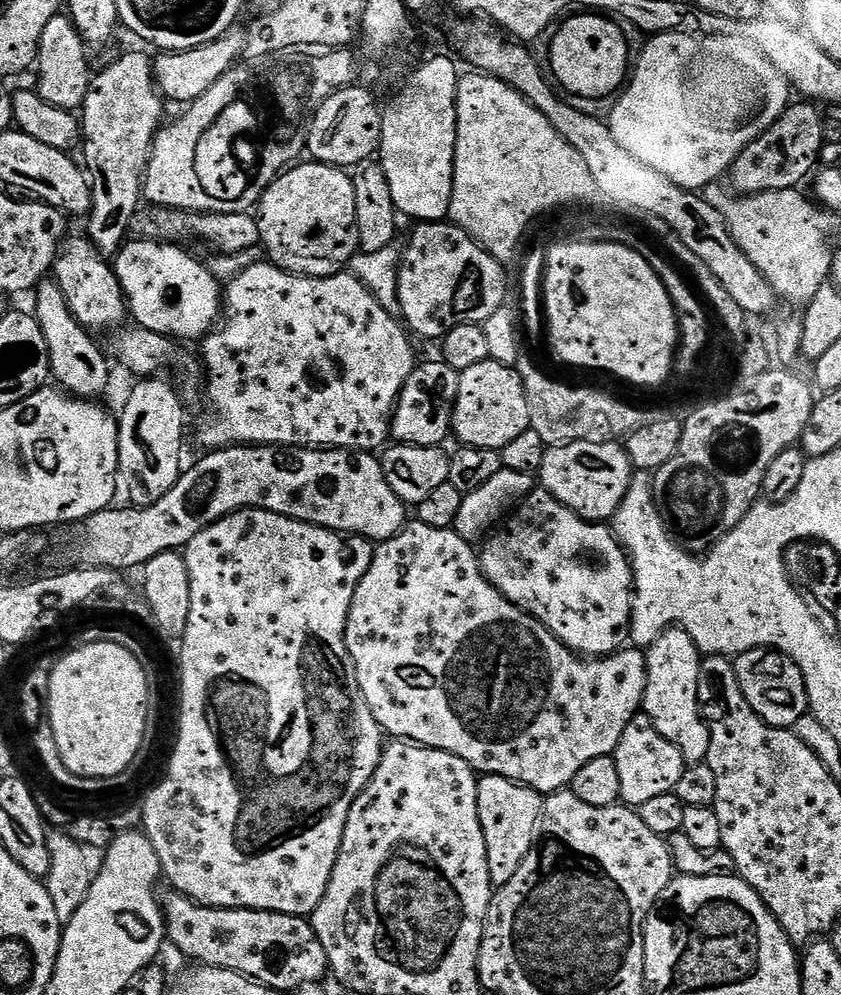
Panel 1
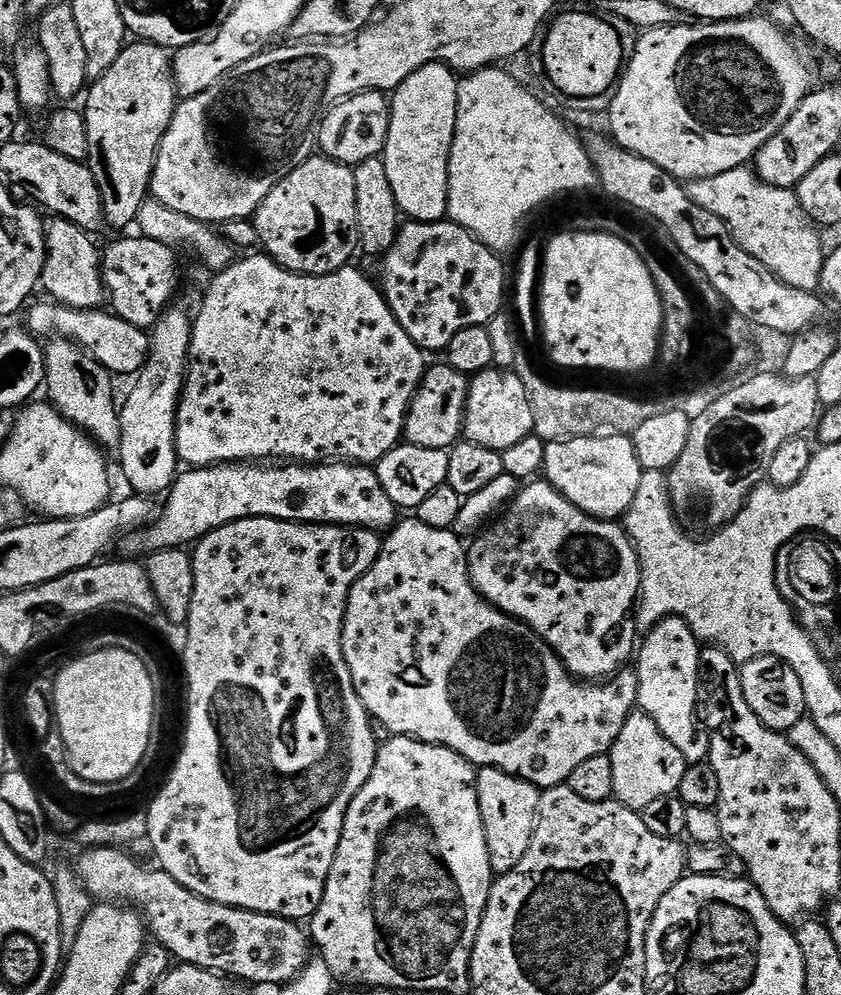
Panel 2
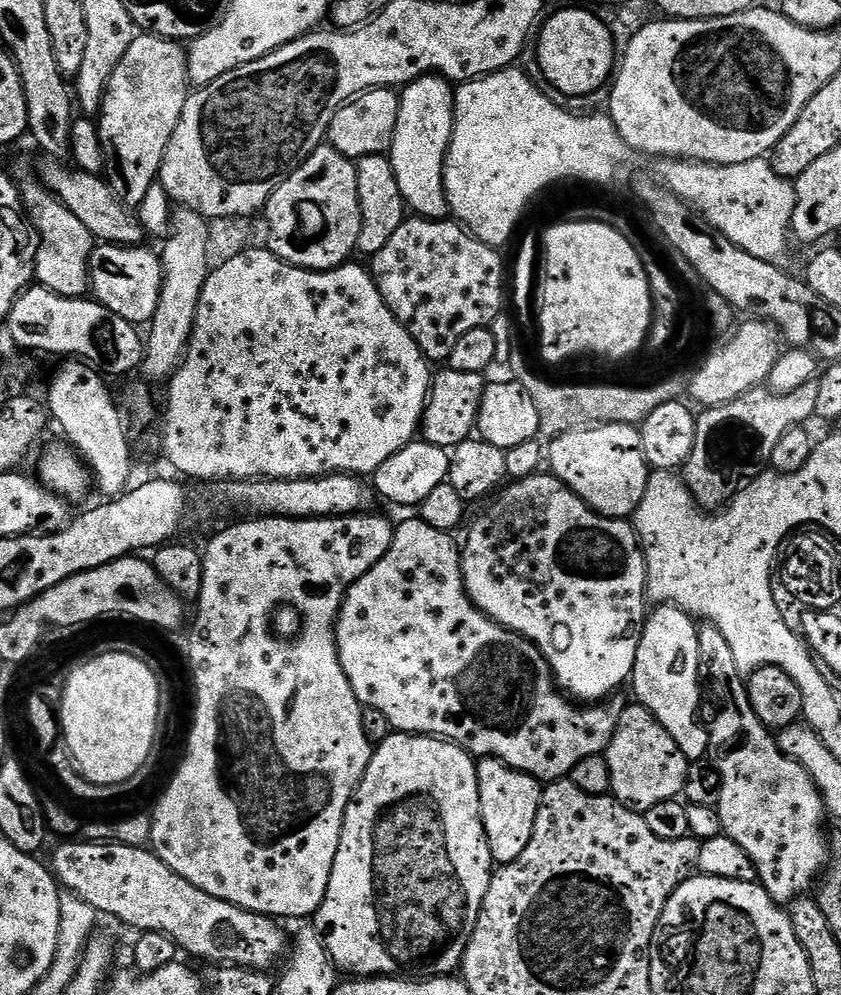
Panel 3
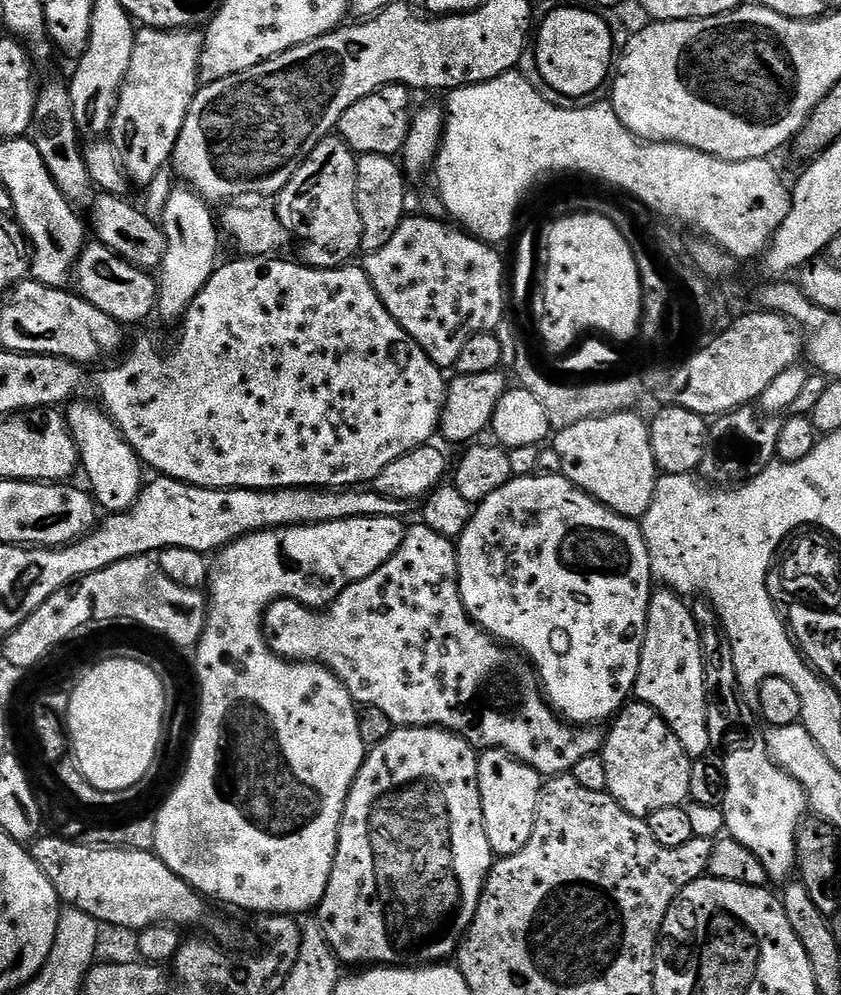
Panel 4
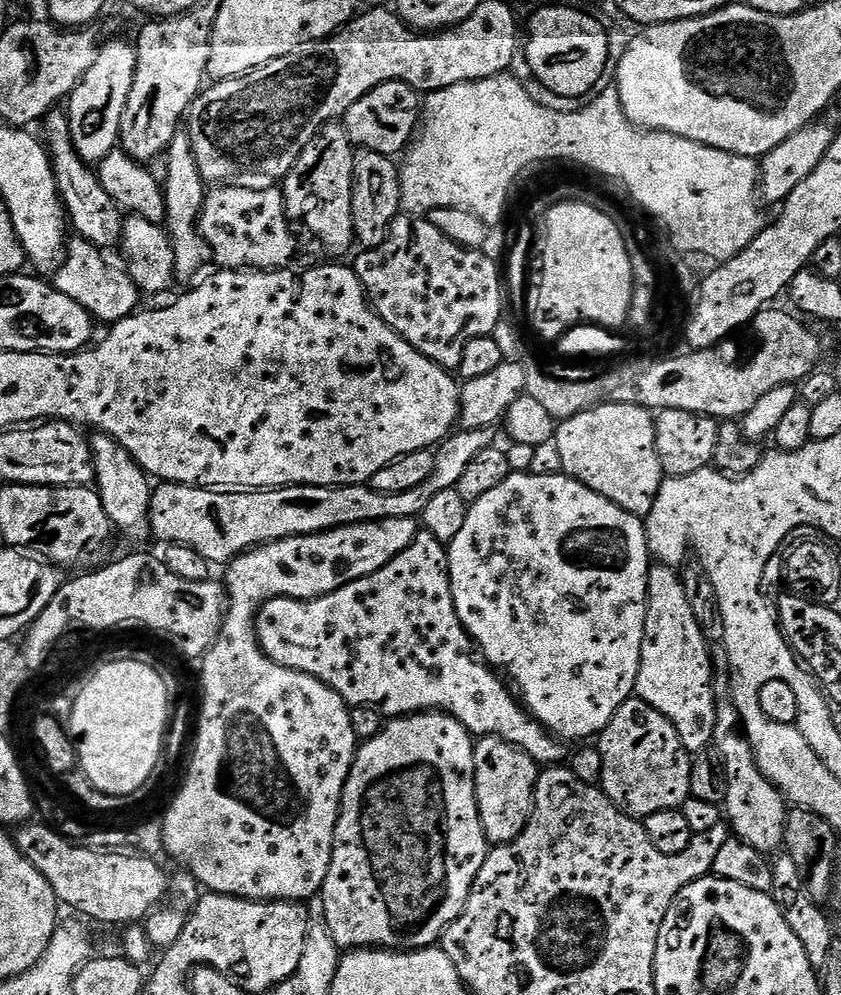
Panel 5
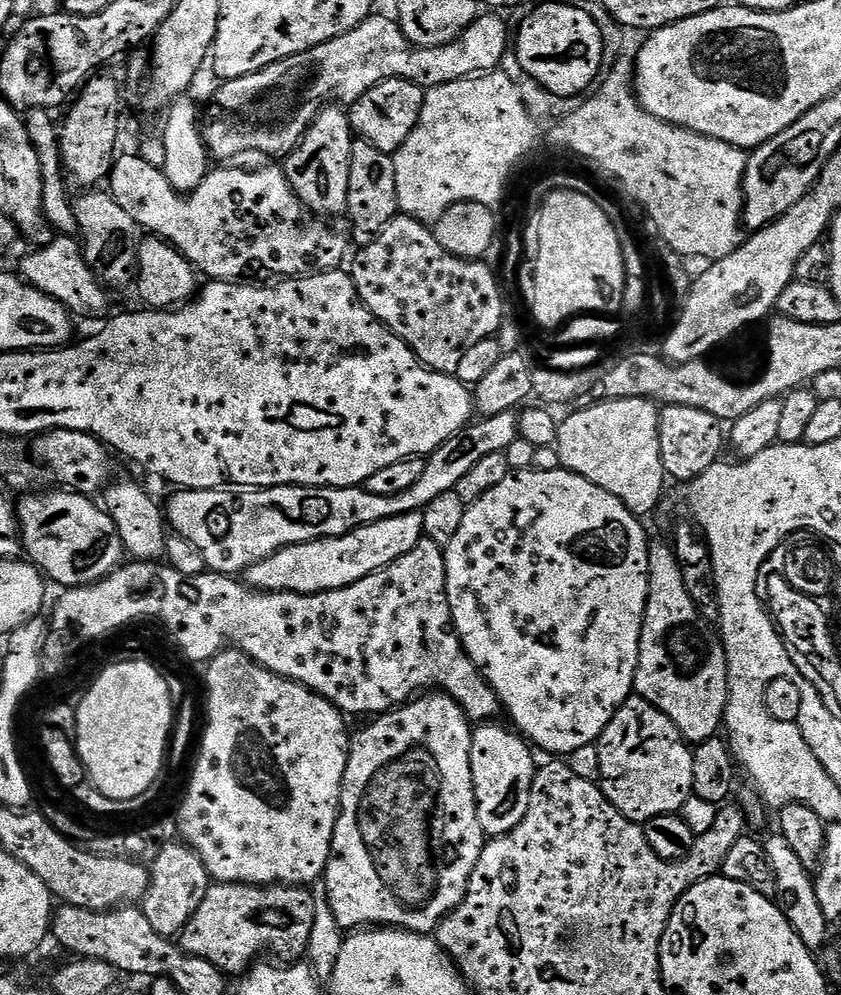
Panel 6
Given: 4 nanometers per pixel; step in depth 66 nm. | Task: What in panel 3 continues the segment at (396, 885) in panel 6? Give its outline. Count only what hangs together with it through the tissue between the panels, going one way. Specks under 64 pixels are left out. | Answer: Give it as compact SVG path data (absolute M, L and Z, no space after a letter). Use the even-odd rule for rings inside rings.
M398 731L388 735L392 736L375 745L370 762L366 766L366 774L360 779L360 785L356 787L352 800L346 806L338 854L334 858L330 874L330 886L326 886L326 898L316 911L314 927L326 946L326 954L330 954L332 965L341 973L349 972L349 977L408 978L413 974L420 978L452 976L459 969L466 954L470 934L474 934L474 926L478 922L478 914L482 910L482 902L486 898L486 890L490 886L494 871L494 861L490 854L490 846L486 842L486 830L480 813L477 761L465 748L438 736L421 736Z

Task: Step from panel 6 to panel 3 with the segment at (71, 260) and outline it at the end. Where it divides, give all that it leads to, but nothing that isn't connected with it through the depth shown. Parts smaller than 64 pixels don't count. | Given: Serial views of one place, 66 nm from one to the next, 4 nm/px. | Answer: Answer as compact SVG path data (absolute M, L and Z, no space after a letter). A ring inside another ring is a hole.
M97 243L88 259L88 283L91 295L106 306L118 318L137 326L149 323L158 310L158 298L162 294L164 266L159 255L156 256L145 246L125 246L123 244Z

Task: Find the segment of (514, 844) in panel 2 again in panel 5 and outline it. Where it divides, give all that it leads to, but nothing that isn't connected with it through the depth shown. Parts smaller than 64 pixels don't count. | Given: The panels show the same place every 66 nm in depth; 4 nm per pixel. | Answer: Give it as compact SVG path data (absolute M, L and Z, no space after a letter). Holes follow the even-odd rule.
M482 736L475 741L474 774L478 814L489 845L508 844L522 834L532 817L538 765L518 746L497 736Z

